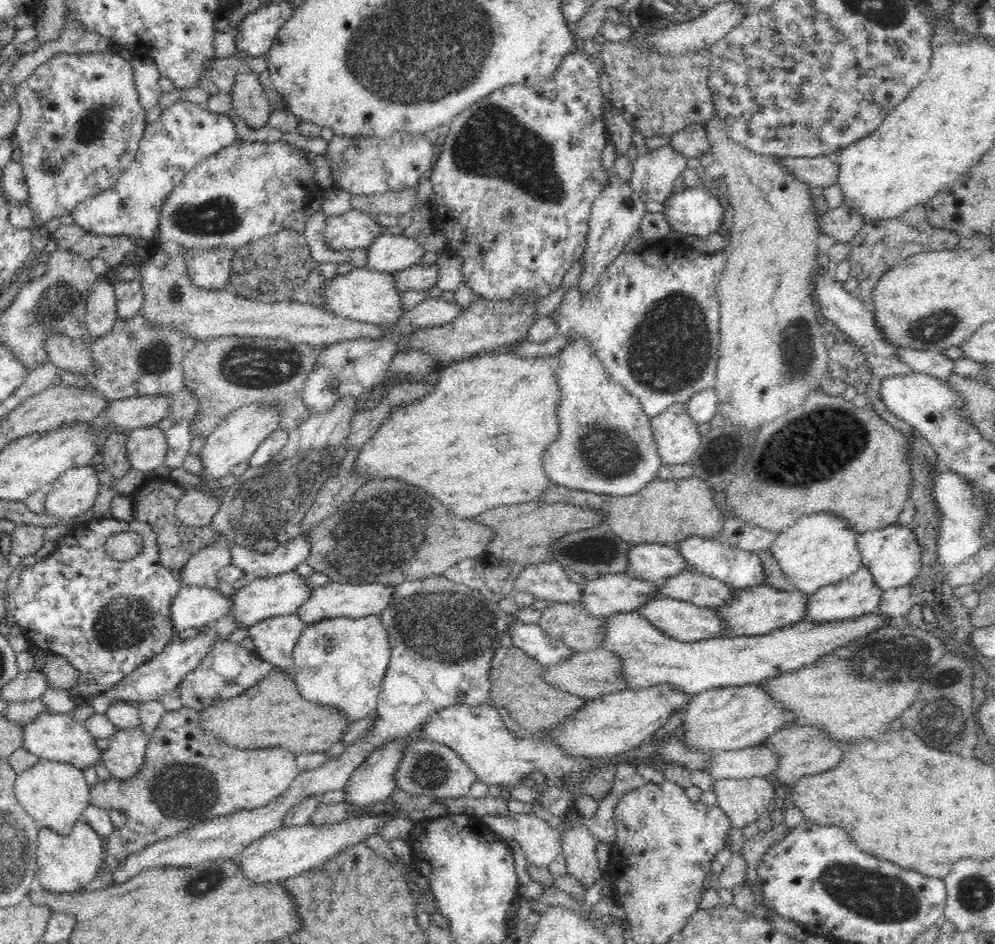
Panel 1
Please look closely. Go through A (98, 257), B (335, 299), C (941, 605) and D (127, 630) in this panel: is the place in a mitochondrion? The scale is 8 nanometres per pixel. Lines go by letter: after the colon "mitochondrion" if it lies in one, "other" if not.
A: other
B: other
C: other
D: mitochondrion

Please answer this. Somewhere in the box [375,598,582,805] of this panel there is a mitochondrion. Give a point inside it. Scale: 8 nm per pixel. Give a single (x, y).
(426, 769)

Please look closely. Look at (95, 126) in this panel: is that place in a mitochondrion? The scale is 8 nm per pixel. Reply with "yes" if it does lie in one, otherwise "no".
yes

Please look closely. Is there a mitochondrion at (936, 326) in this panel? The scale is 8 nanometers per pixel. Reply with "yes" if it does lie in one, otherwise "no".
yes

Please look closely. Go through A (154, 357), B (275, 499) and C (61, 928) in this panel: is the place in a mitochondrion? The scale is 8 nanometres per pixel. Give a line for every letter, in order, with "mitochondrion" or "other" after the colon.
A: mitochondrion
B: mitochondrion
C: other

